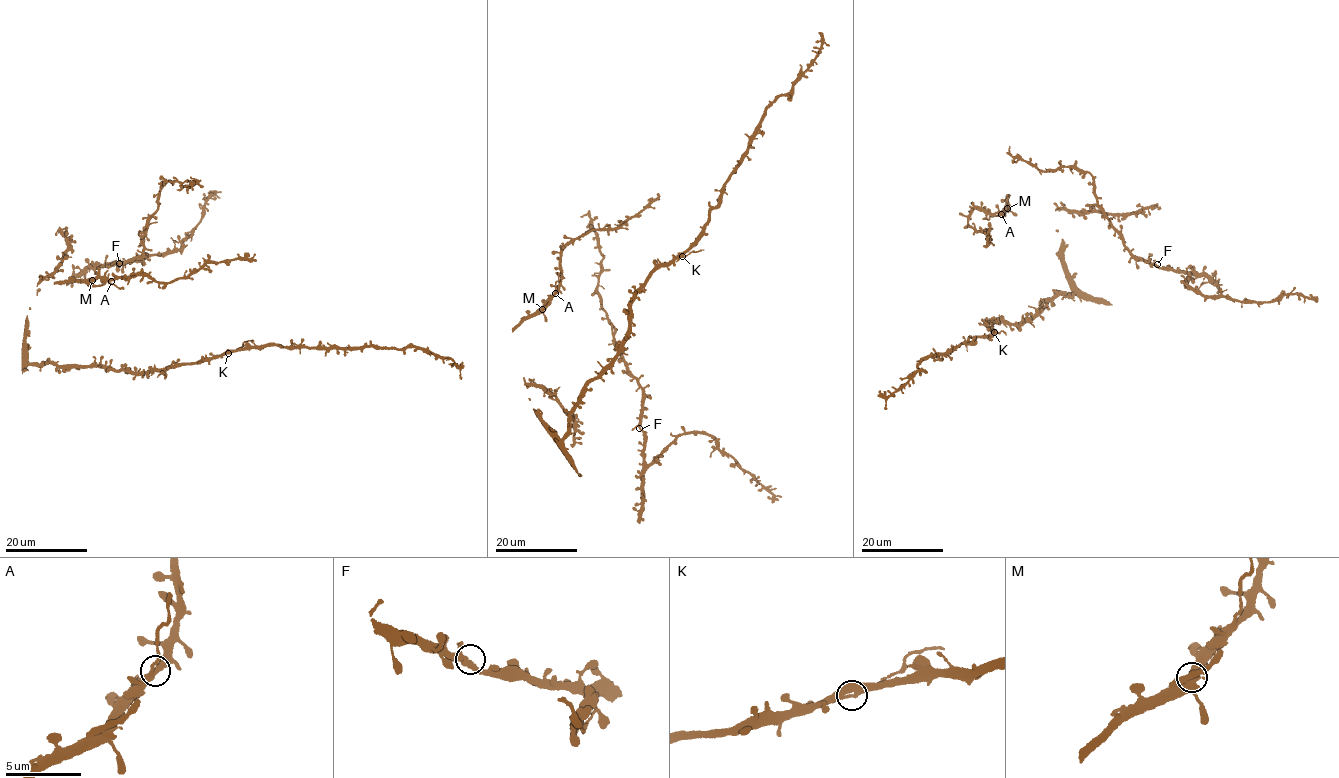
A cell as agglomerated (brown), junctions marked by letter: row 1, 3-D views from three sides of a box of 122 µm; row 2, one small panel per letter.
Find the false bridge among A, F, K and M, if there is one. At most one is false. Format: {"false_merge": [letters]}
{"false_merge": ["K"]}

